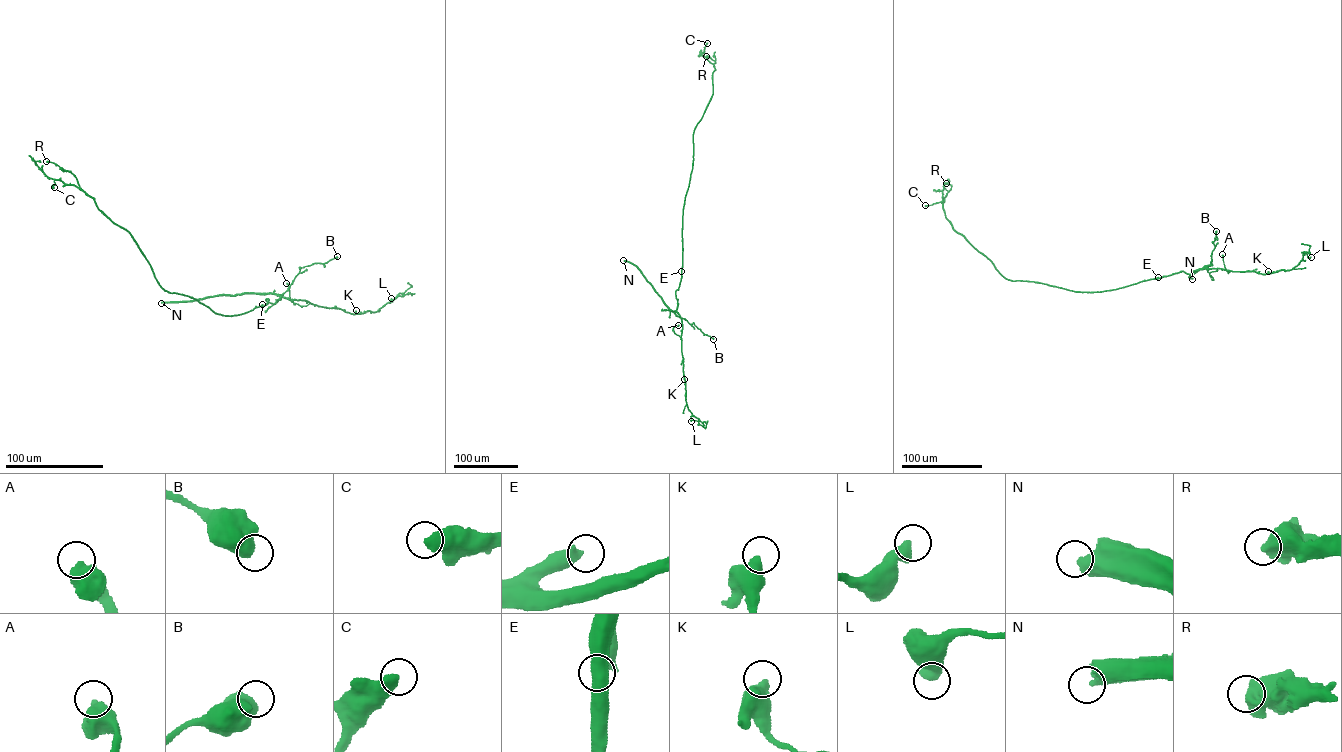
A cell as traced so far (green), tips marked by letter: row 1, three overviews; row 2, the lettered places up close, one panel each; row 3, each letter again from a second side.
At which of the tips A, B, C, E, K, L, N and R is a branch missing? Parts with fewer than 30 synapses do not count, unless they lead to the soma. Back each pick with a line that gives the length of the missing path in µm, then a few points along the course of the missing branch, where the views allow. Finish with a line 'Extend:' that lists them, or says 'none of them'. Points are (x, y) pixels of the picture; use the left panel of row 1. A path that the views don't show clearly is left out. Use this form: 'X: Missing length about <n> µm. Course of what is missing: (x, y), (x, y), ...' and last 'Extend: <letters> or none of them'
Extend: none of them

